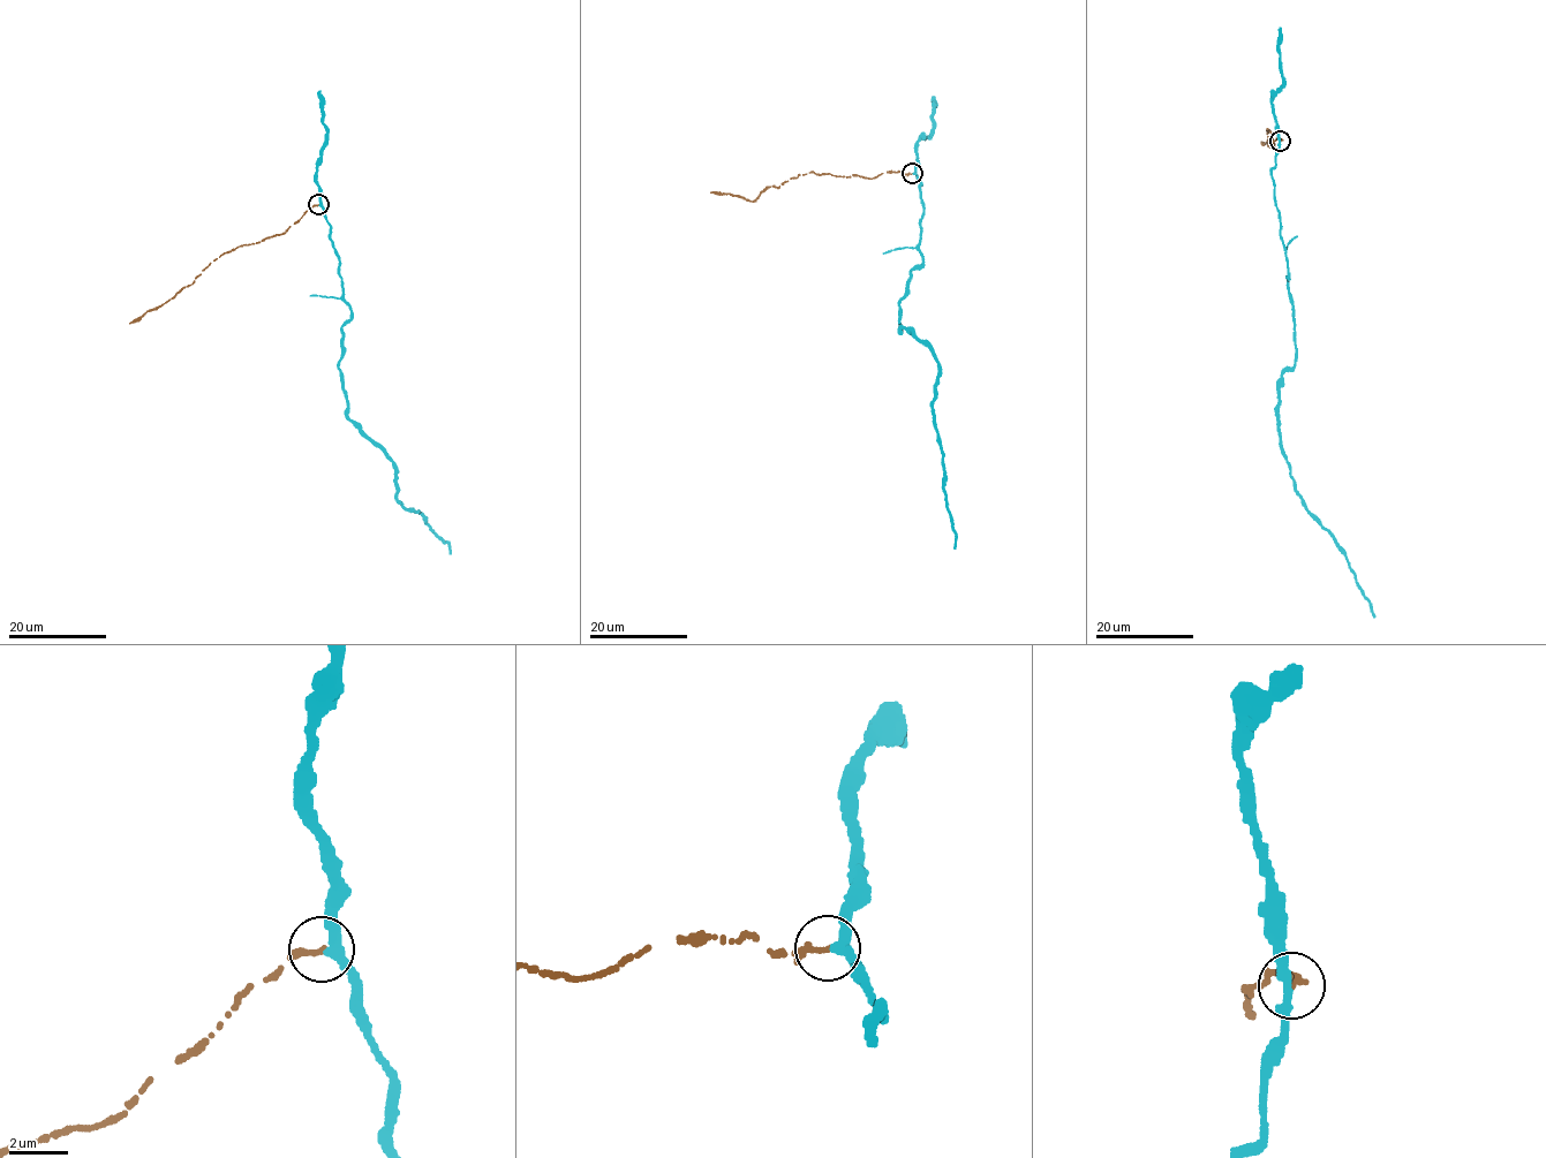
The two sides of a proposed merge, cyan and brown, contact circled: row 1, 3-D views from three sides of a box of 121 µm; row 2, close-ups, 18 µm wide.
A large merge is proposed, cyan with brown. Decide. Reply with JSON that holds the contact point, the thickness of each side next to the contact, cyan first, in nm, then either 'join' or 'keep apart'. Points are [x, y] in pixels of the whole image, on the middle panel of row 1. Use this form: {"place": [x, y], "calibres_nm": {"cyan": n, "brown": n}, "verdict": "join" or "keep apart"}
{"place": [912, 173], "calibres_nm": {"cyan": 300, "brown": 240}, "verdict": "join"}

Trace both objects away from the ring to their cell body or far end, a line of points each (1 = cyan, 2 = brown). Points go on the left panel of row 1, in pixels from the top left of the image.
1: (319, 204), (351, 308), (339, 362), (346, 414), (392, 461), (396, 501), (416, 511), (451, 554)
2: (318, 204), (281, 234), (220, 256), (194, 281), (129, 324)

